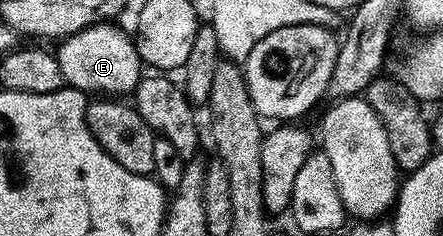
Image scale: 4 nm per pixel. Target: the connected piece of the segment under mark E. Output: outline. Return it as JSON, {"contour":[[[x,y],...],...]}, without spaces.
{"contour":[[[116,23],[91,25],[74,35],[63,38],[54,52],[58,67],[62,67],[65,86],[87,95],[131,94],[142,76],[142,58],[136,50],[136,42],[119,29]]]}

